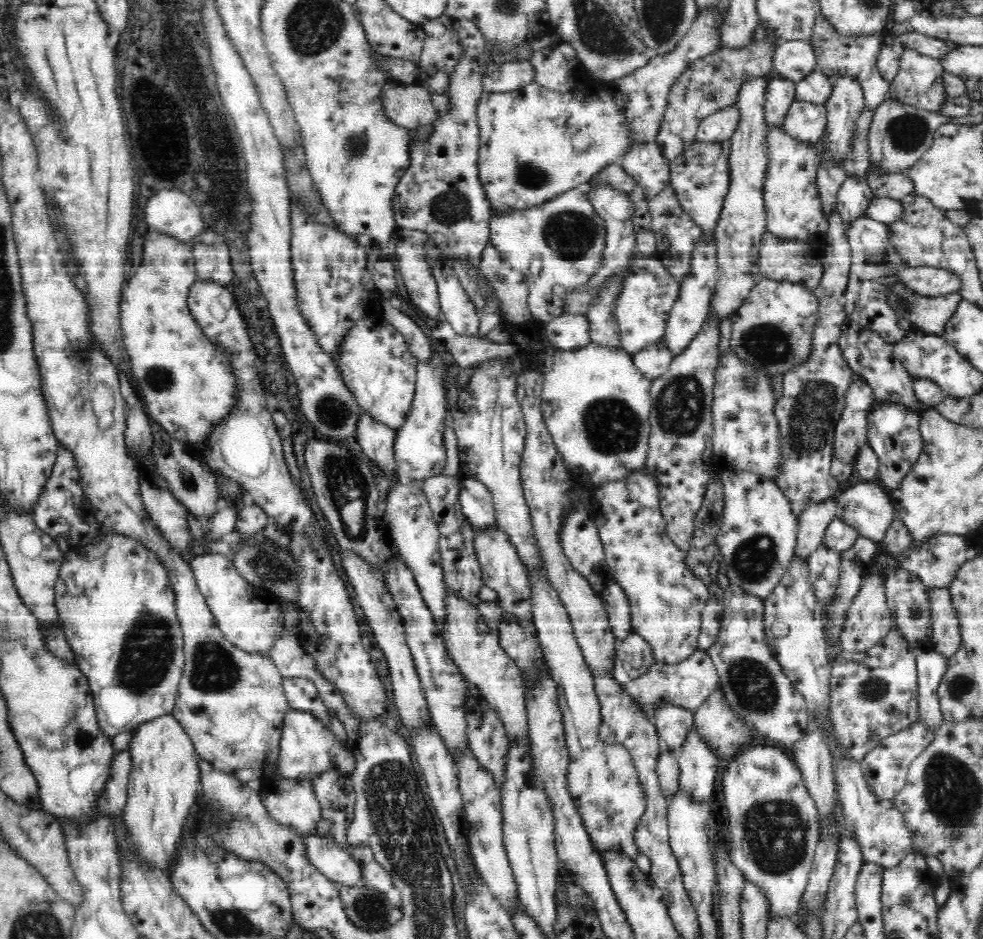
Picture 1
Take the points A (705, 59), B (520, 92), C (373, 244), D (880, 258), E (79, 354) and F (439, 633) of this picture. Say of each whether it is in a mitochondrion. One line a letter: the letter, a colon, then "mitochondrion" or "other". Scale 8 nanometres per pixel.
A: other
B: other
C: other
D: mitochondrion
E: mitochondrion
F: other

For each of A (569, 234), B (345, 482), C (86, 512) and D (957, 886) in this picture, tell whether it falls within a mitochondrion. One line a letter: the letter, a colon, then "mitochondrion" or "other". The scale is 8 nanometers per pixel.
A: mitochondrion
B: mitochondrion
C: other
D: other

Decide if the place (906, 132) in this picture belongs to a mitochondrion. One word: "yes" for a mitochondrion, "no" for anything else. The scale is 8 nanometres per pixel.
yes

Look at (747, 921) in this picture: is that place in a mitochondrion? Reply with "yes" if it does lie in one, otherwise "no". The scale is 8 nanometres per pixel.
no

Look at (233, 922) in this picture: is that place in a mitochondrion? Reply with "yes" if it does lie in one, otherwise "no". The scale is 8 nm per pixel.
yes

